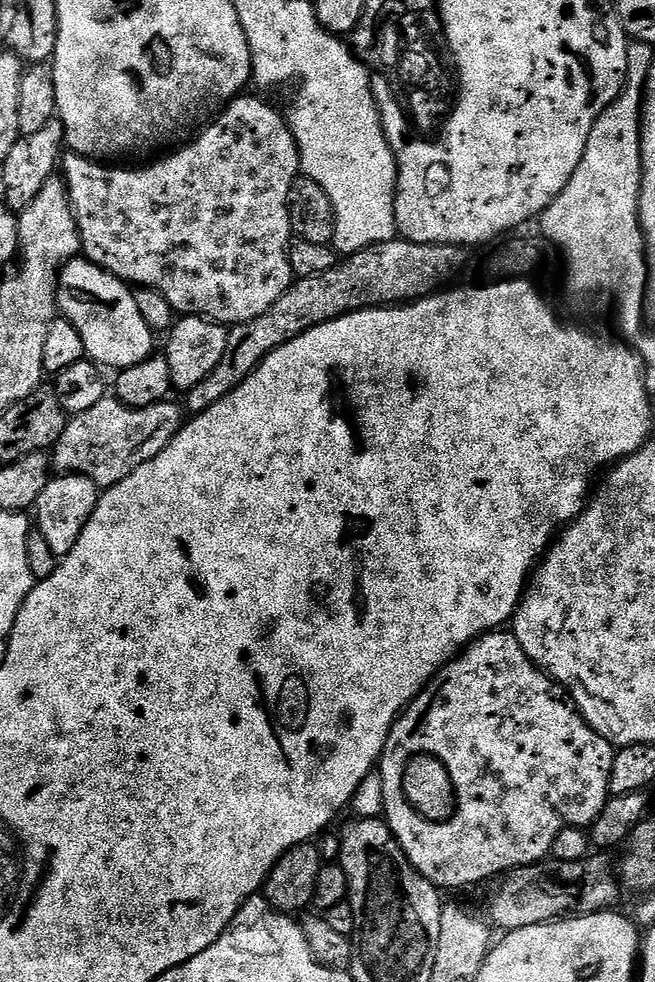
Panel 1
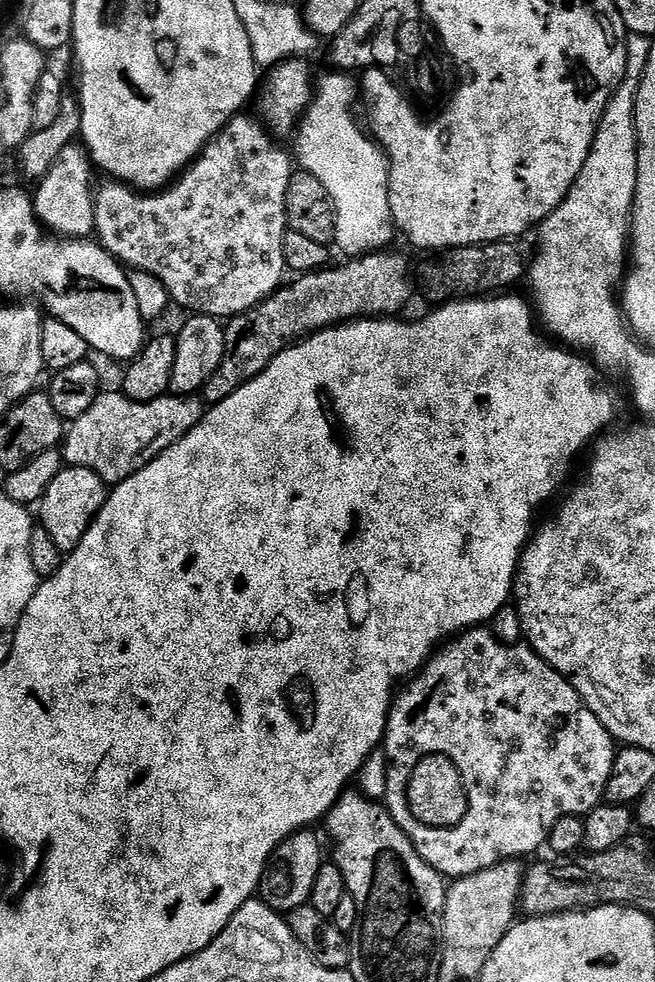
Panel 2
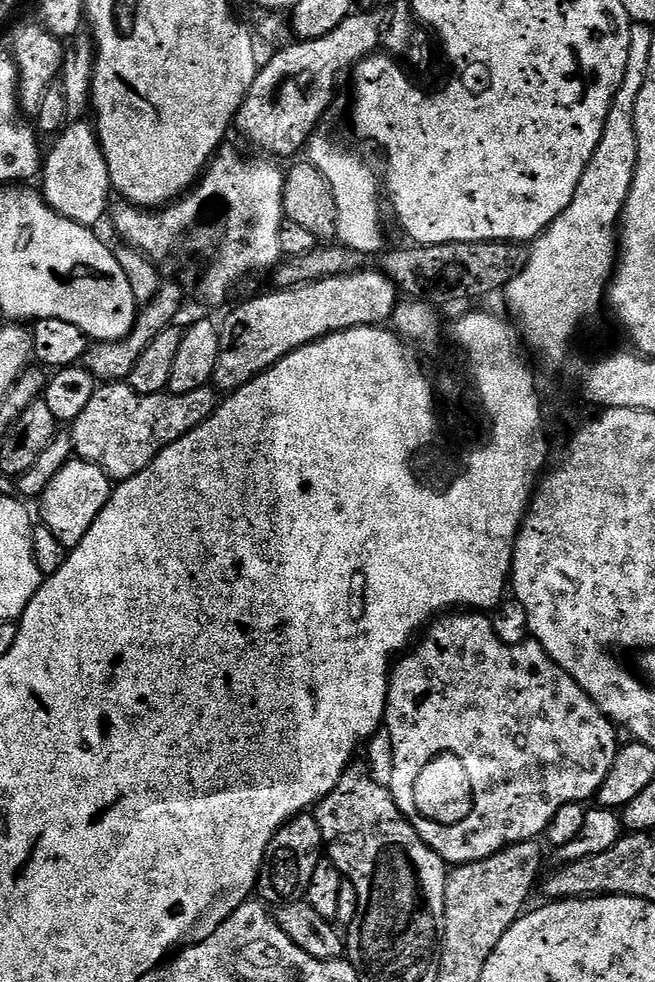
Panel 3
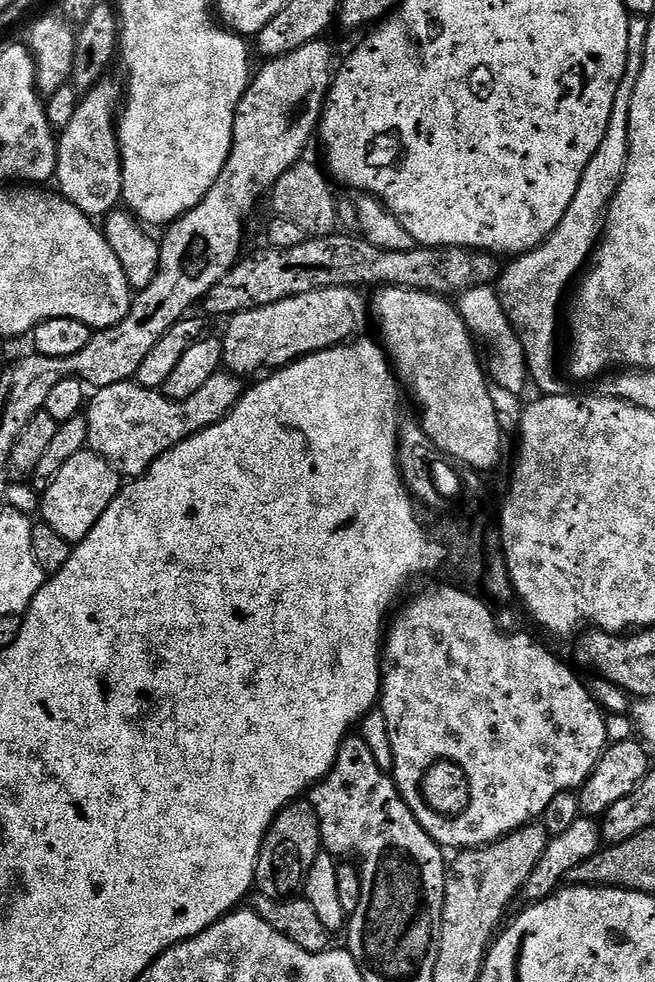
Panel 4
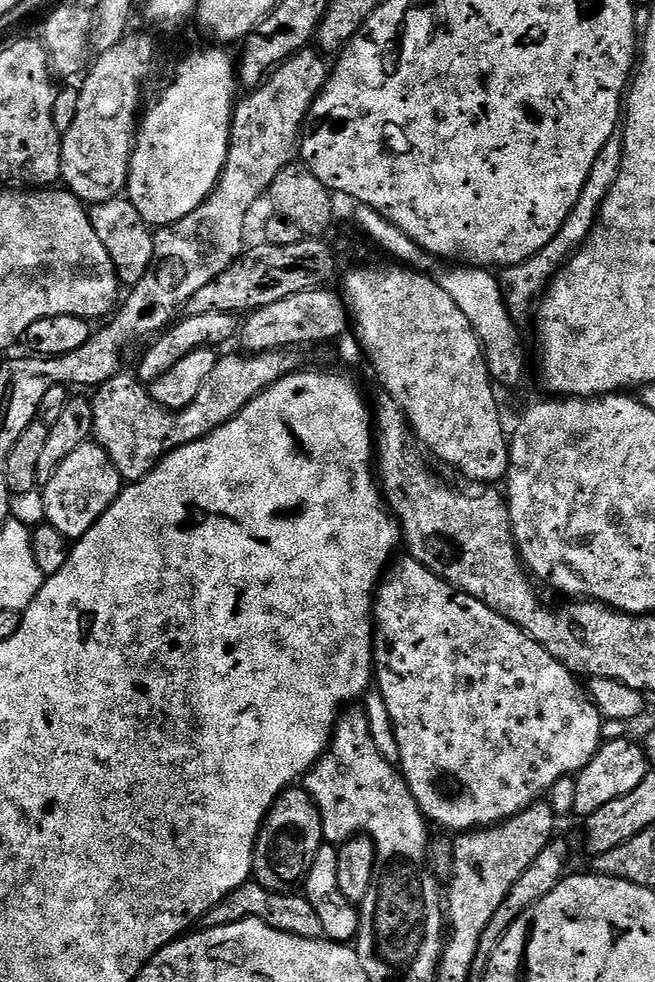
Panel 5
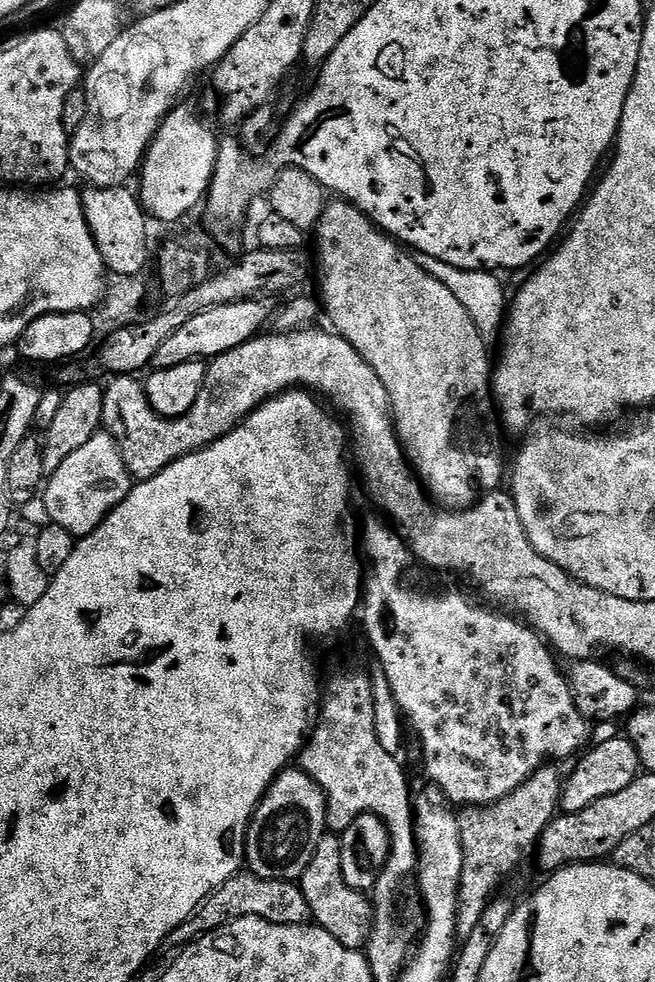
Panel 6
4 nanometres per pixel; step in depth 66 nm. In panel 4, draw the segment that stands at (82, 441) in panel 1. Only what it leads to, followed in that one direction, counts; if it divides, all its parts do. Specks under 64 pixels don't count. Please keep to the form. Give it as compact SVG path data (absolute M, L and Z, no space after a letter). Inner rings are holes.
M221 370L214 374L214 378L210 378L210 382L206 382L206 386L202 386L202 390L198 390L198 394L194 394L185 400L169 400L168 397L164 395L163 391L155 388L144 388L141 384L130 380L122 382L118 386L106 386L105 388L99 389L99 391L93 395L96 397L94 397L93 400L91 397L86 404L86 415L88 417L88 448L93 452L97 452L99 456L101 456L103 460L106 461L106 463L122 478L139 478L147 473L148 467L162 454L166 454L174 446L184 443L186 438L192 437L196 432L203 433L205 428L209 428L218 423L219 420L221 420L221 418L225 416L236 403L238 403L240 397L244 395L246 391L245 385L242 386L240 384L243 384L241 377L234 376L227 370Z

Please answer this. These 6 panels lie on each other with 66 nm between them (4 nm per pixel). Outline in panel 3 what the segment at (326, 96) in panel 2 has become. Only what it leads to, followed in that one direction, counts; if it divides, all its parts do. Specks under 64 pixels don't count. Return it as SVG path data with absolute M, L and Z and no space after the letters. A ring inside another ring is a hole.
M314 134L308 140L306 145L306 160L312 164L322 174L322 178L326 178L326 182L330 186L330 190L334 194L334 206L338 206L338 222L336 223L335 239L339 241L343 247L349 248L351 252L361 252L365 258L373 257L385 251L384 244L384 228L380 225L380 200L382 204L382 196L376 193L376 184L378 188L378 176L372 173L372 168L368 164L363 164L358 157L352 152L343 152L334 141L328 136L320 136Z

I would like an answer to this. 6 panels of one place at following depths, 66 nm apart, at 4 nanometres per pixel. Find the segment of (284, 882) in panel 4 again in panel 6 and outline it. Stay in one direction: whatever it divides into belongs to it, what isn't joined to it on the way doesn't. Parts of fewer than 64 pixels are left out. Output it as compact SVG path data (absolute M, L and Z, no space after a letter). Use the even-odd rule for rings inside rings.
M289 766L276 775L275 782L268 787L264 797L260 799L260 805L252 815L252 821L248 823L248 837L244 840L247 867L258 878L299 881L318 850L318 842L322 842L328 831L328 800L324 797L324 791L303 768Z

